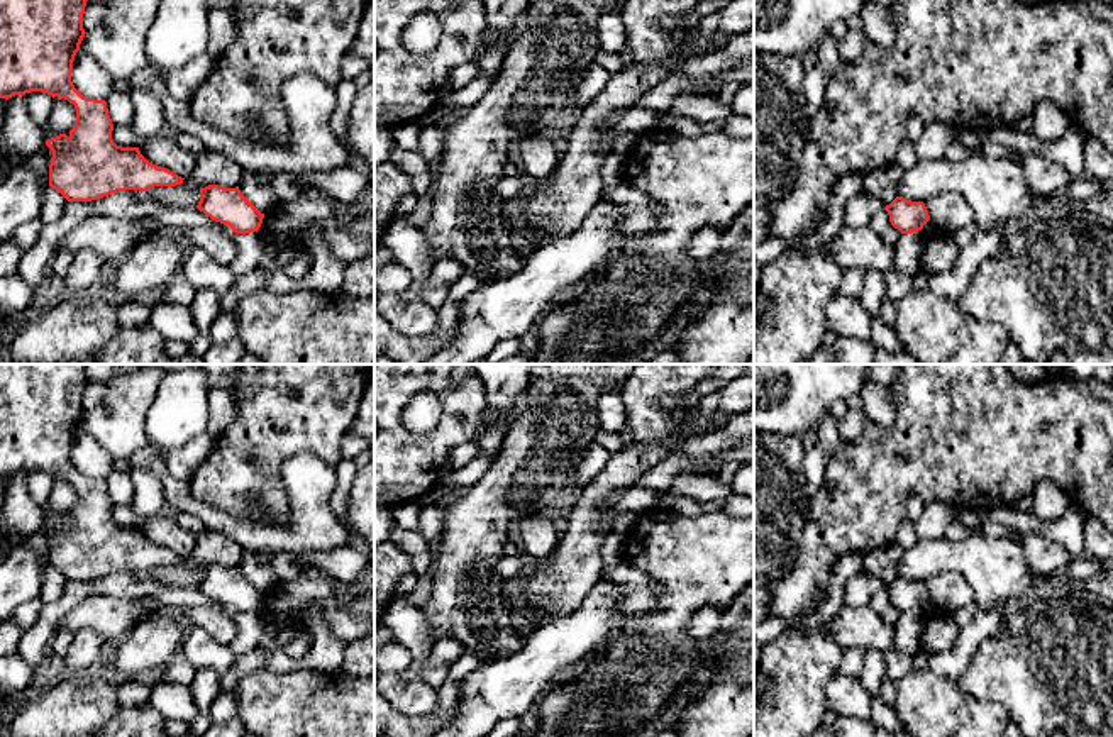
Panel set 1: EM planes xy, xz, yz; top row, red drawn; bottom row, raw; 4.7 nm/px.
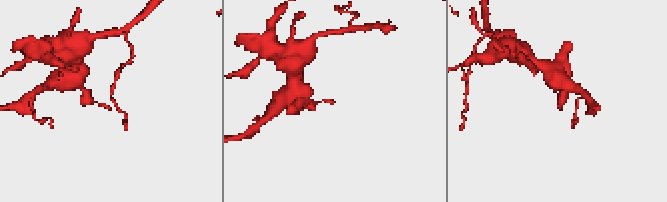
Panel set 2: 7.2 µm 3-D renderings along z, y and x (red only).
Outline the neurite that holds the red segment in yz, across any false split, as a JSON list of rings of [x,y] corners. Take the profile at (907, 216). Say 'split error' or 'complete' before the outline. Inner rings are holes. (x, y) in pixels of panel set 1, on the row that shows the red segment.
complete; [[[896,197],[884,207],[889,215],[889,222],[901,234],[911,234],[922,230],[930,220],[928,210],[923,202],[911,202],[903,197]]]

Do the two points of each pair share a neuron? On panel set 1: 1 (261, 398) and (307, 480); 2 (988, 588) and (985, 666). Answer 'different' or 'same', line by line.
1: different
2: different

